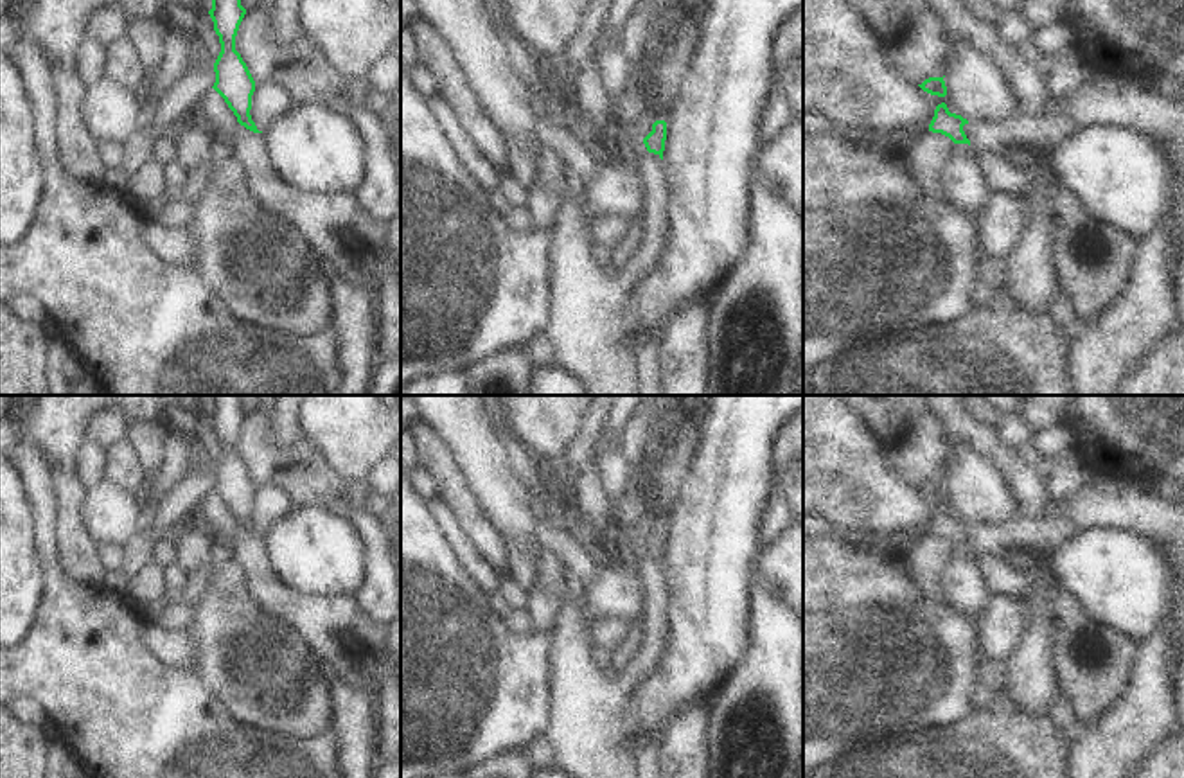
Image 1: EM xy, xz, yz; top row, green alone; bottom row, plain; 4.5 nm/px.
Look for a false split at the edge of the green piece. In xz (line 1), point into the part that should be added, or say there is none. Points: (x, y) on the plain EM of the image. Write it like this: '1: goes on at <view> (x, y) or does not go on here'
1: does not go on here

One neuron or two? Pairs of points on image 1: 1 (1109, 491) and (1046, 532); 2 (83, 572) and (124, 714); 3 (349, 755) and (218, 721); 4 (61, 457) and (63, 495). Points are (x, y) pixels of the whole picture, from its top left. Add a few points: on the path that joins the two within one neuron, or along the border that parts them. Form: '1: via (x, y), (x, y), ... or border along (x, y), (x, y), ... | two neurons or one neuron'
1: border along (1037, 518), (1066, 520), (1082, 530) | two neurons
2: border along (56, 556), (67, 577), (99, 588) | two neurons
3: border along (329, 728), (338, 759) | two neurons
4: via (61, 466), (63, 486) | one neuron

